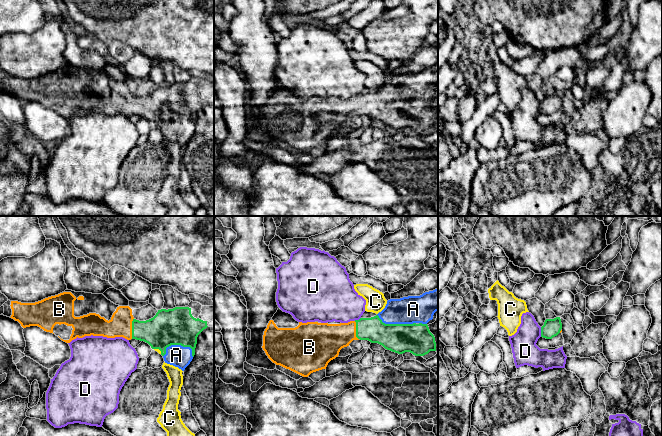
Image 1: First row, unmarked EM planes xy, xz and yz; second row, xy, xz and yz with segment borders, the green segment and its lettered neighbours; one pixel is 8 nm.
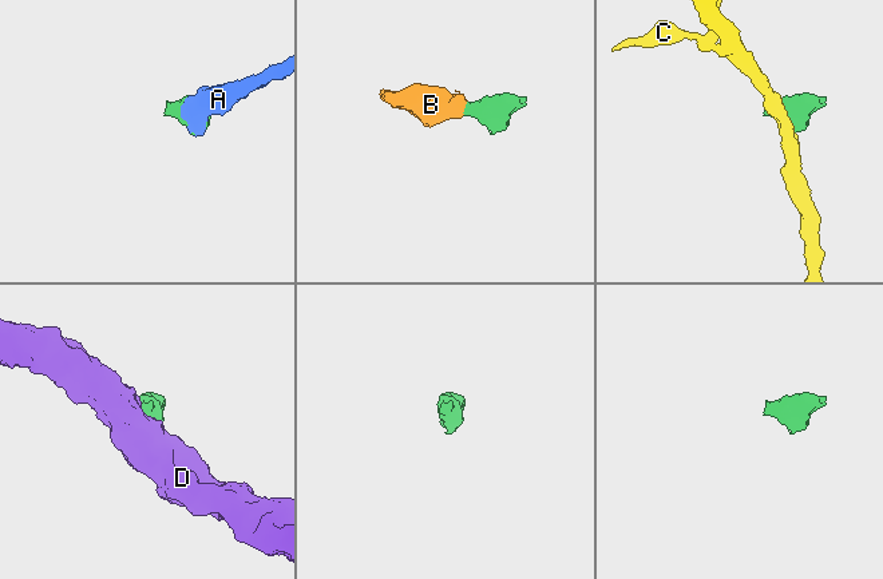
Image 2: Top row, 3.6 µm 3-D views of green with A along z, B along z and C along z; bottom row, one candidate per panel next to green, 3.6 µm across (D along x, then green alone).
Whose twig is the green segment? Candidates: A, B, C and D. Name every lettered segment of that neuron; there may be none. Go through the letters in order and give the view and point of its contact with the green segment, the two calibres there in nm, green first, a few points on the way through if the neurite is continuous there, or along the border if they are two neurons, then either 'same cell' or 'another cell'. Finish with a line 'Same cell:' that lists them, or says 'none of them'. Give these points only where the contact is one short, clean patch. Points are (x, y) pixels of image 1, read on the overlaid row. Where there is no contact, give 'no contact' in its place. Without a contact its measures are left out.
A: contact xy (178, 344); calibres 300 and 170 nm; same cell
B: contact xy (132, 328); calibres 280 and 190 nm; way xy (163, 330), (137, 330), (132, 328), (120, 325); same cell
C: contact xy (158, 348); calibres 300 and 20 nm; another cell
D: contact yz (541, 332); calibres 140 and 200 nm; border yz (540, 327), (541, 336); another cell
Same cell: A, B

